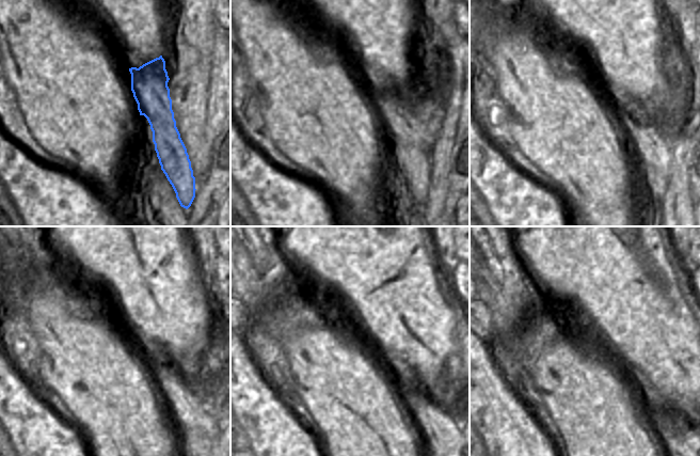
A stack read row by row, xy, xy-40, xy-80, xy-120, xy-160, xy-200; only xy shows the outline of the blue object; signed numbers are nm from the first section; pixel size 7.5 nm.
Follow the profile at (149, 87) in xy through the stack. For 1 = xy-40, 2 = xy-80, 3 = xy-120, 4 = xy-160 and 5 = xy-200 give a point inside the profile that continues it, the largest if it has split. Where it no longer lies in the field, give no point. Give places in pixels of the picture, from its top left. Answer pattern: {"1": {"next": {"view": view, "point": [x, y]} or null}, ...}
{"1": {"next": {"view": "xy-40", "point": [393, 105]}}, "2": {"next": {"view": "xy-80", "point": [651, 154]}}, "3": {"next": {"view": "xy-120", "point": [183, 411]}}, "4": {"next": {"view": "xy-160", "point": [431, 414]}}, "5": {"next": {"view": "xy-200", "point": [681, 437]}}}

